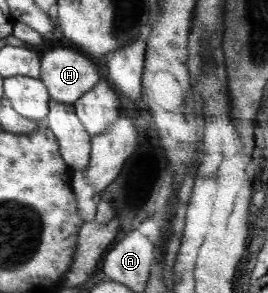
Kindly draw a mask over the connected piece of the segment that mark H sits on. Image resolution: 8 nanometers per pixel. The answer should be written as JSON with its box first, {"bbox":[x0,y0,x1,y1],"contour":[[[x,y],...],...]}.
{"bbox":[39,48,101,106],"contour":[[[47,48],[40,64],[39,79],[46,86],[50,98],[70,106],[88,90],[94,89],[101,78],[96,64],[70,48]]]}

